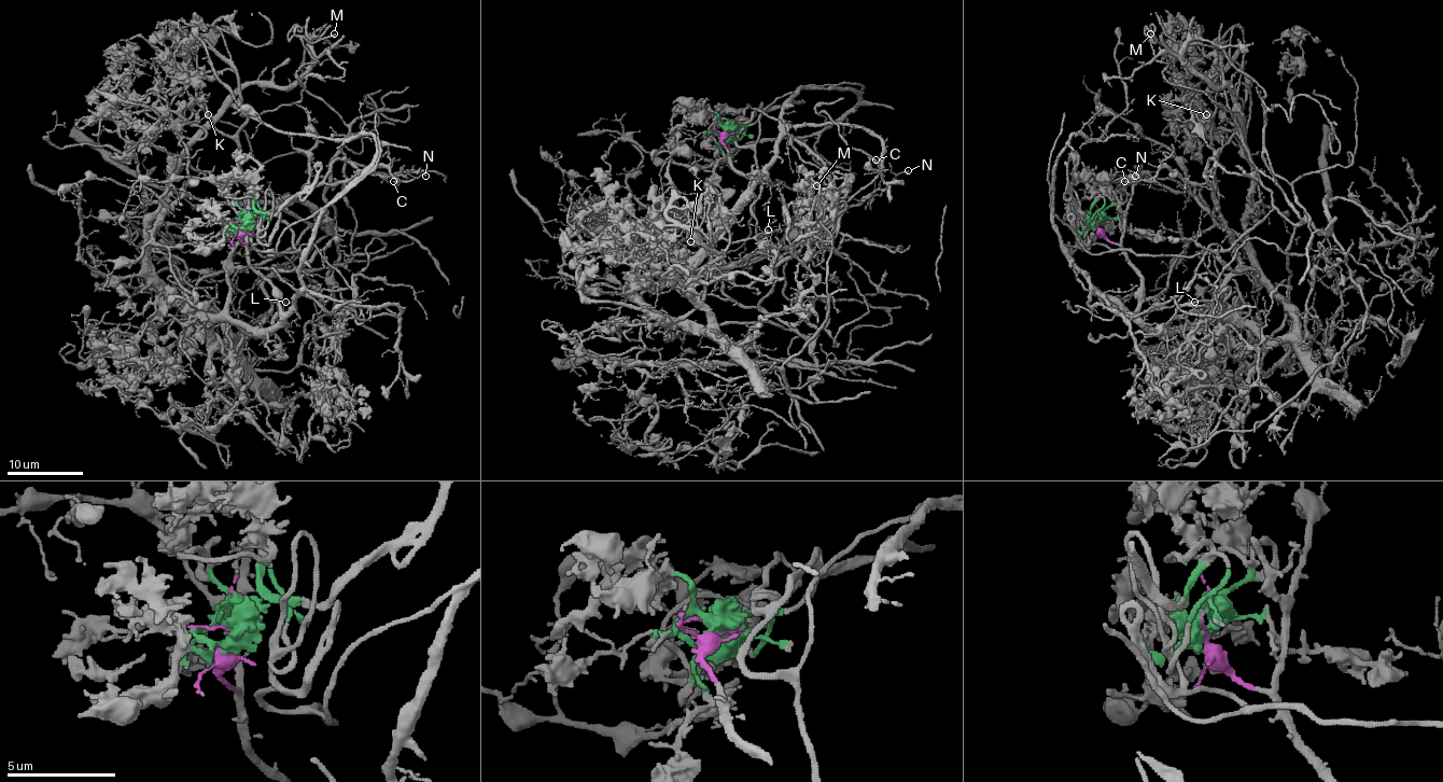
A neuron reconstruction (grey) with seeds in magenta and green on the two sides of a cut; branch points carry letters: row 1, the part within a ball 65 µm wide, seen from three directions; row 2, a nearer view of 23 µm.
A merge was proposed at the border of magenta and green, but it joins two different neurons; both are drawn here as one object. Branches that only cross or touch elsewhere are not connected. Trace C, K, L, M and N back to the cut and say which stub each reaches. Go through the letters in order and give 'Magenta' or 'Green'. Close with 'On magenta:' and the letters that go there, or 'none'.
C: Magenta
K: Green
L: Magenta
M: Green
N: Magenta
On magenta: C, L, N

